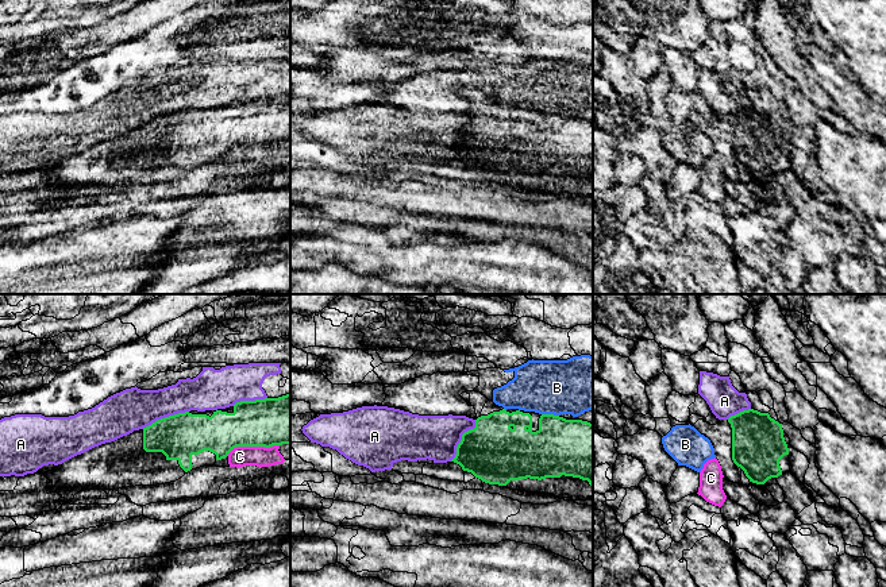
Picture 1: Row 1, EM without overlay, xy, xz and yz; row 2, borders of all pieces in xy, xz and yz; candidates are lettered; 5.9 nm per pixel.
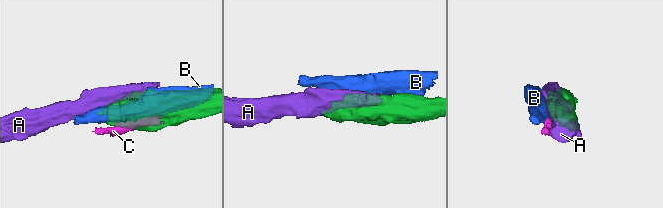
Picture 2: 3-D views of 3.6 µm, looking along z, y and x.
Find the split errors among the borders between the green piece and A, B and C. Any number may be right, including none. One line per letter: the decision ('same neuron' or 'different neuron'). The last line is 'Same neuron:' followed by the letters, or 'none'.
A: different neuron
B: different neuron
C: different neuron
Same neuron: none

